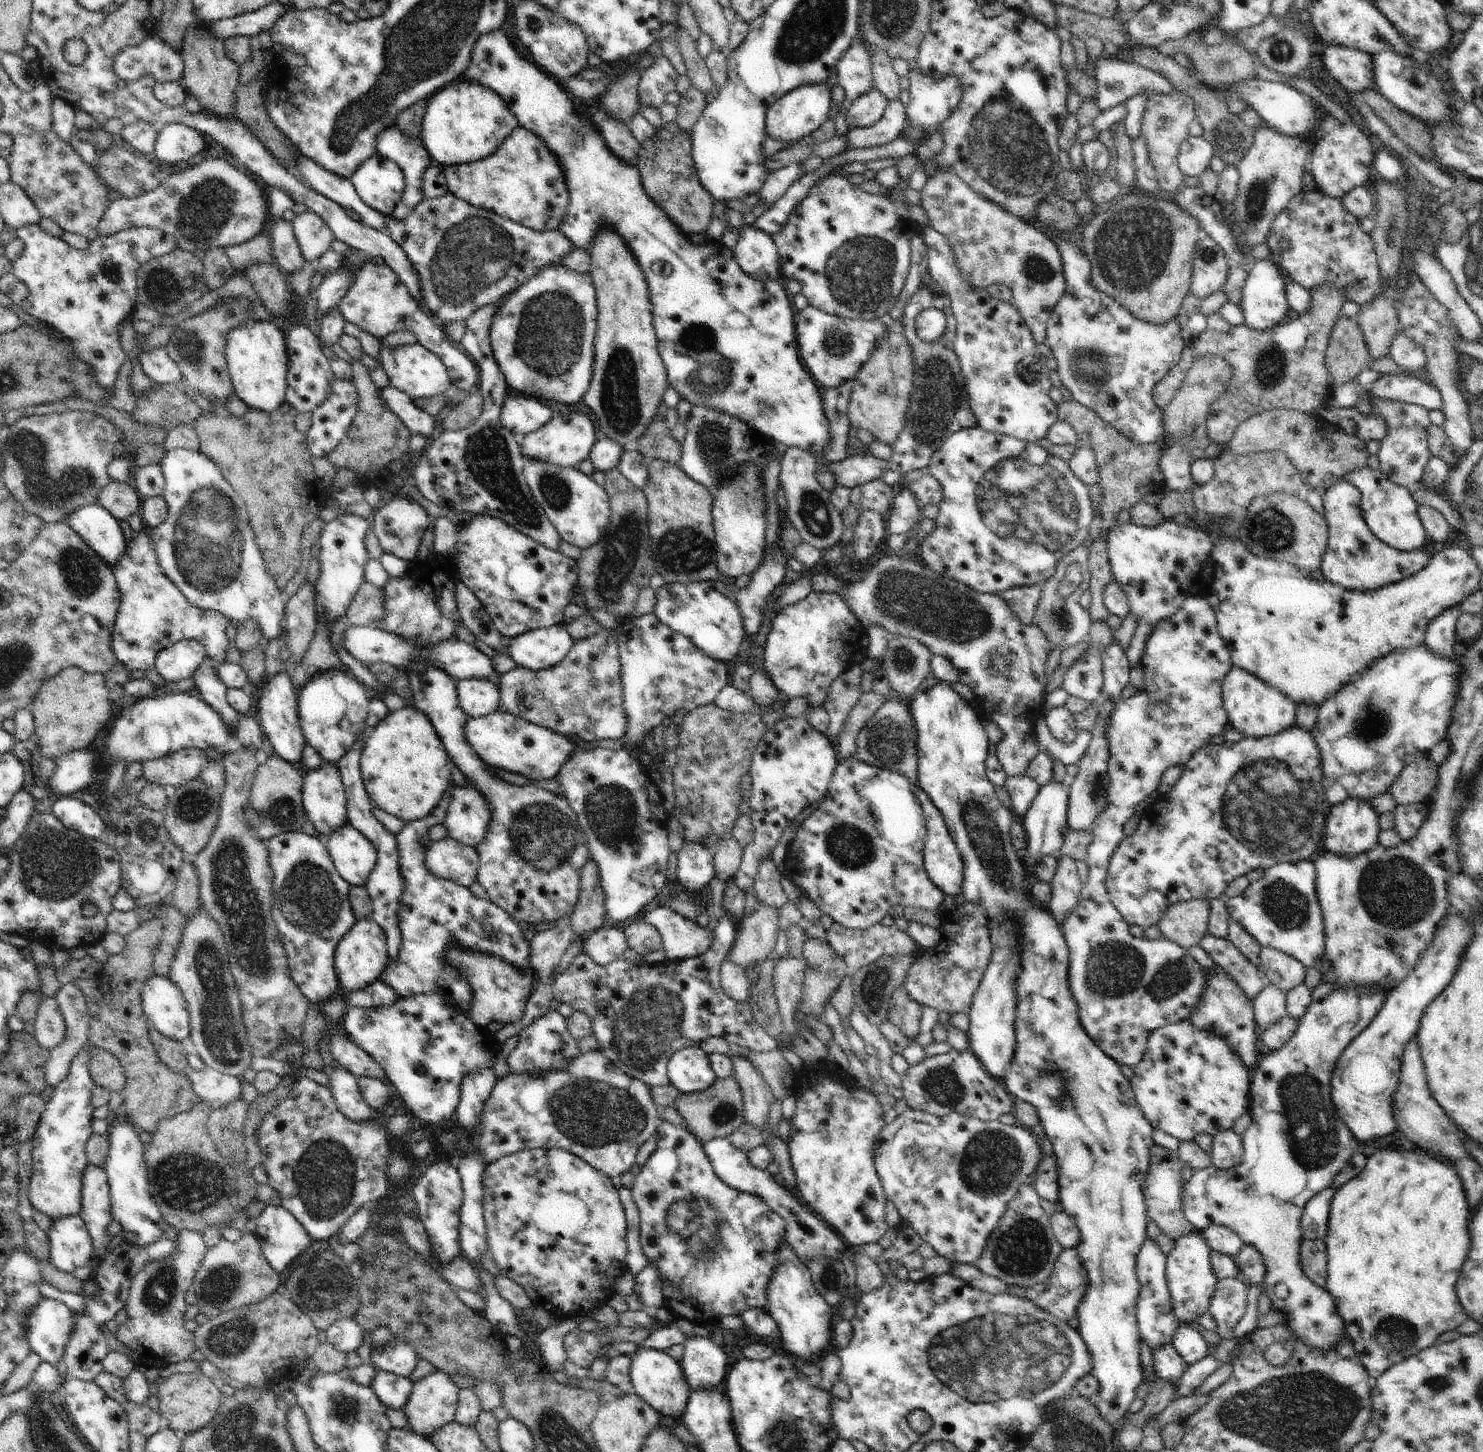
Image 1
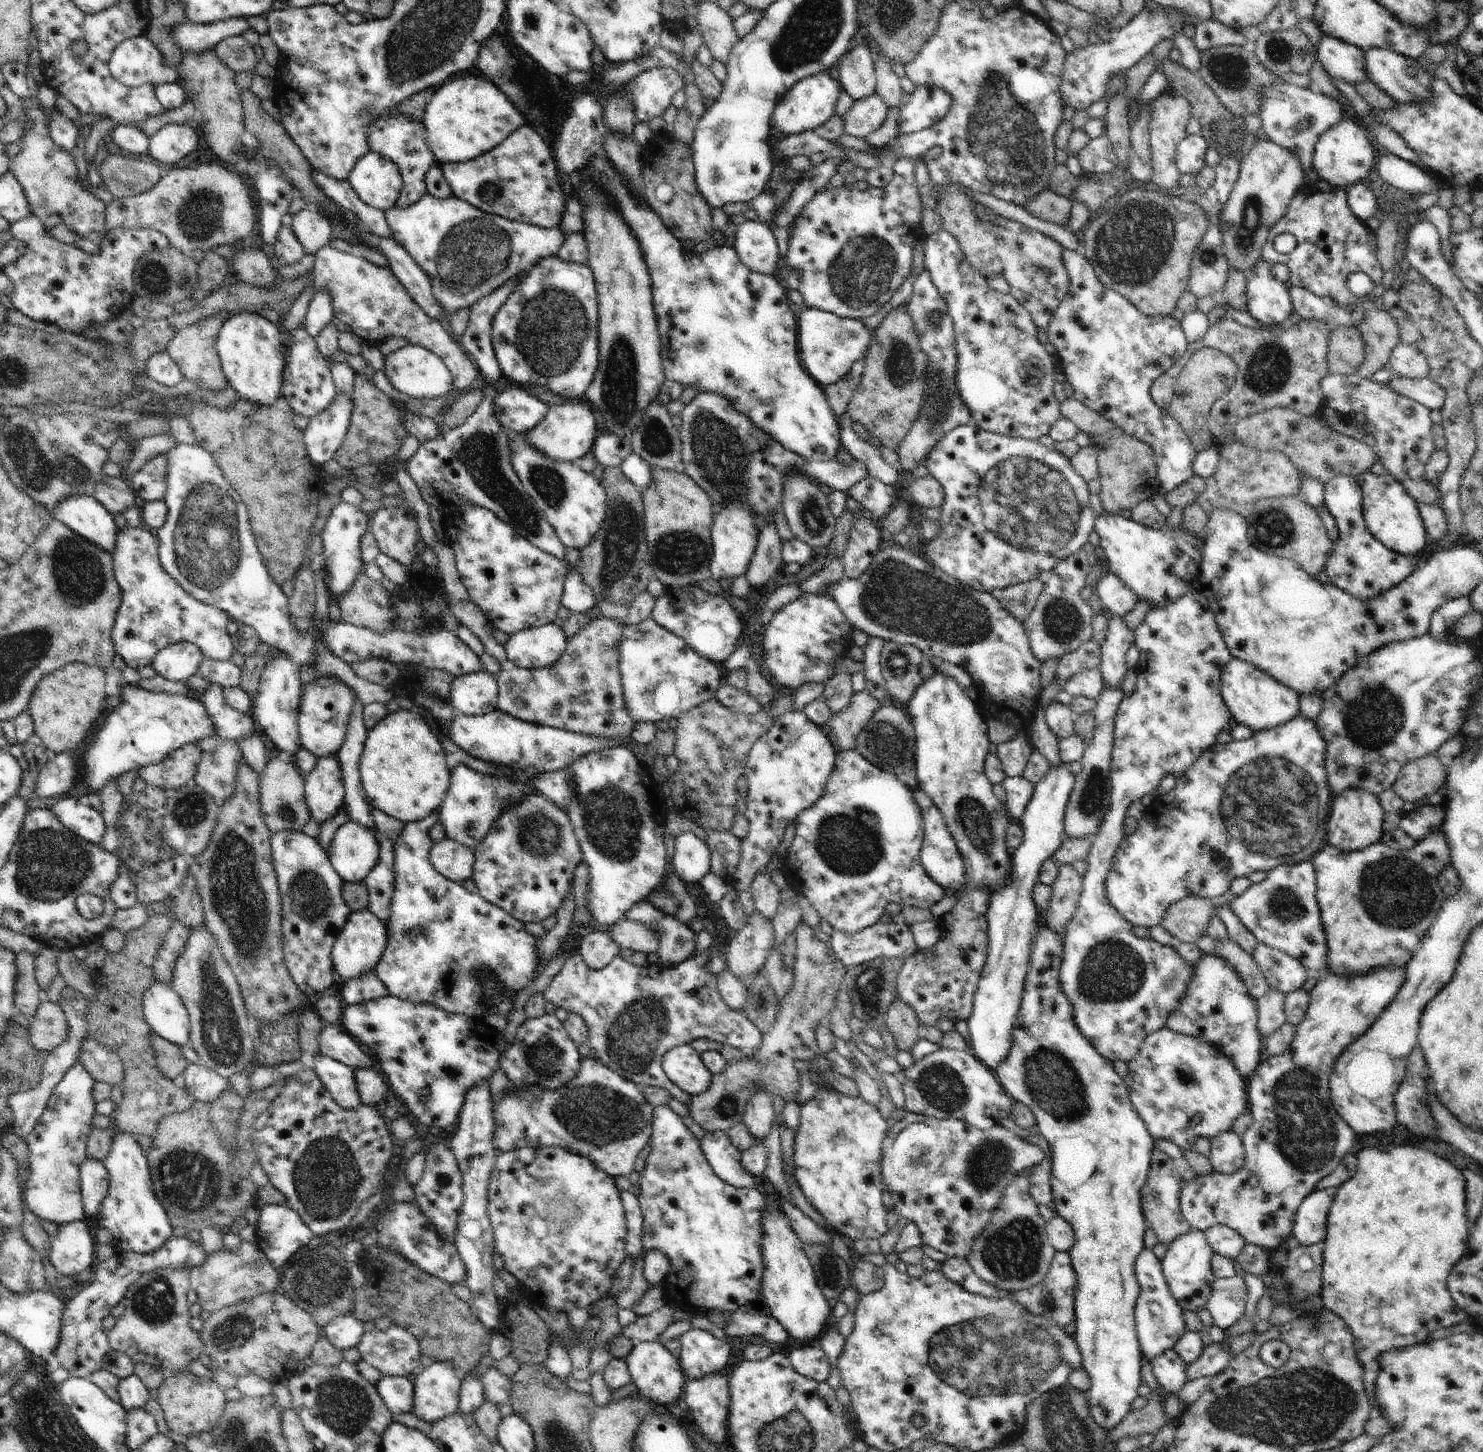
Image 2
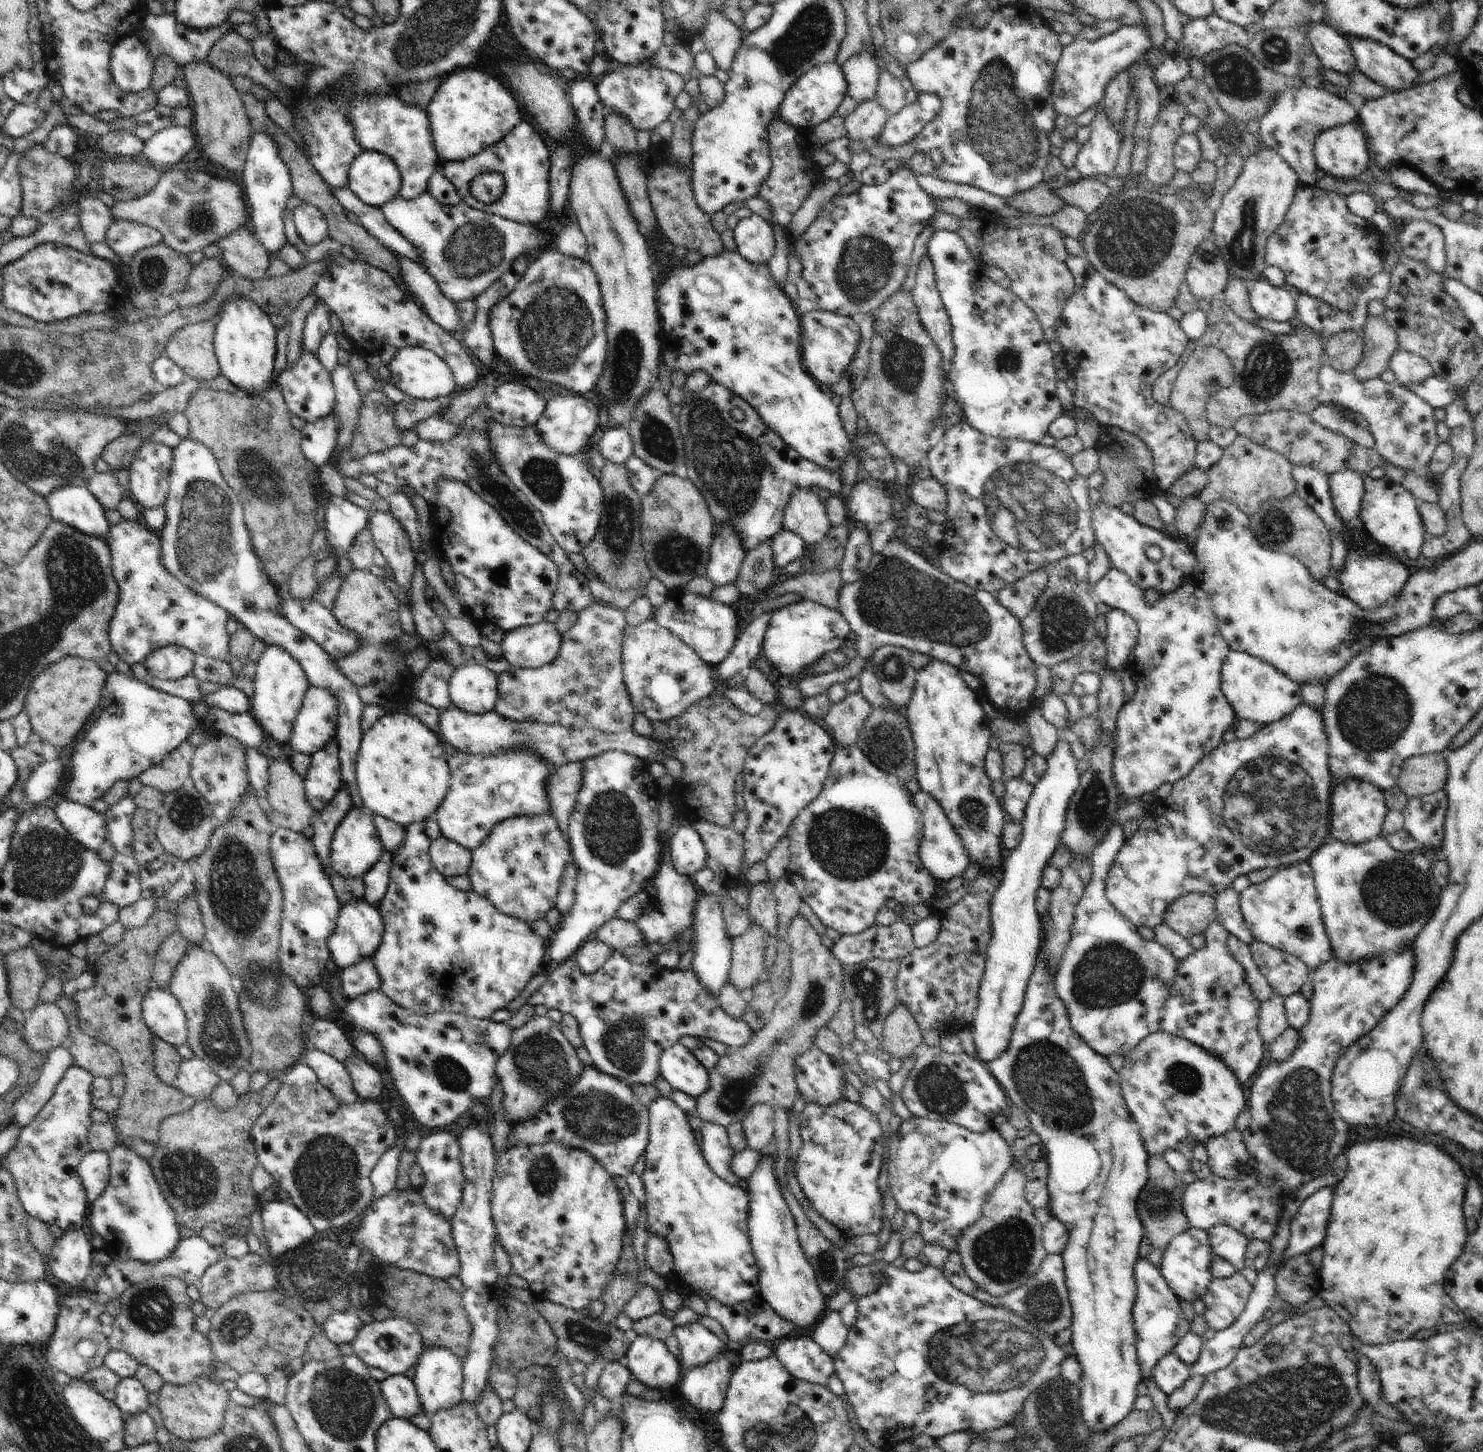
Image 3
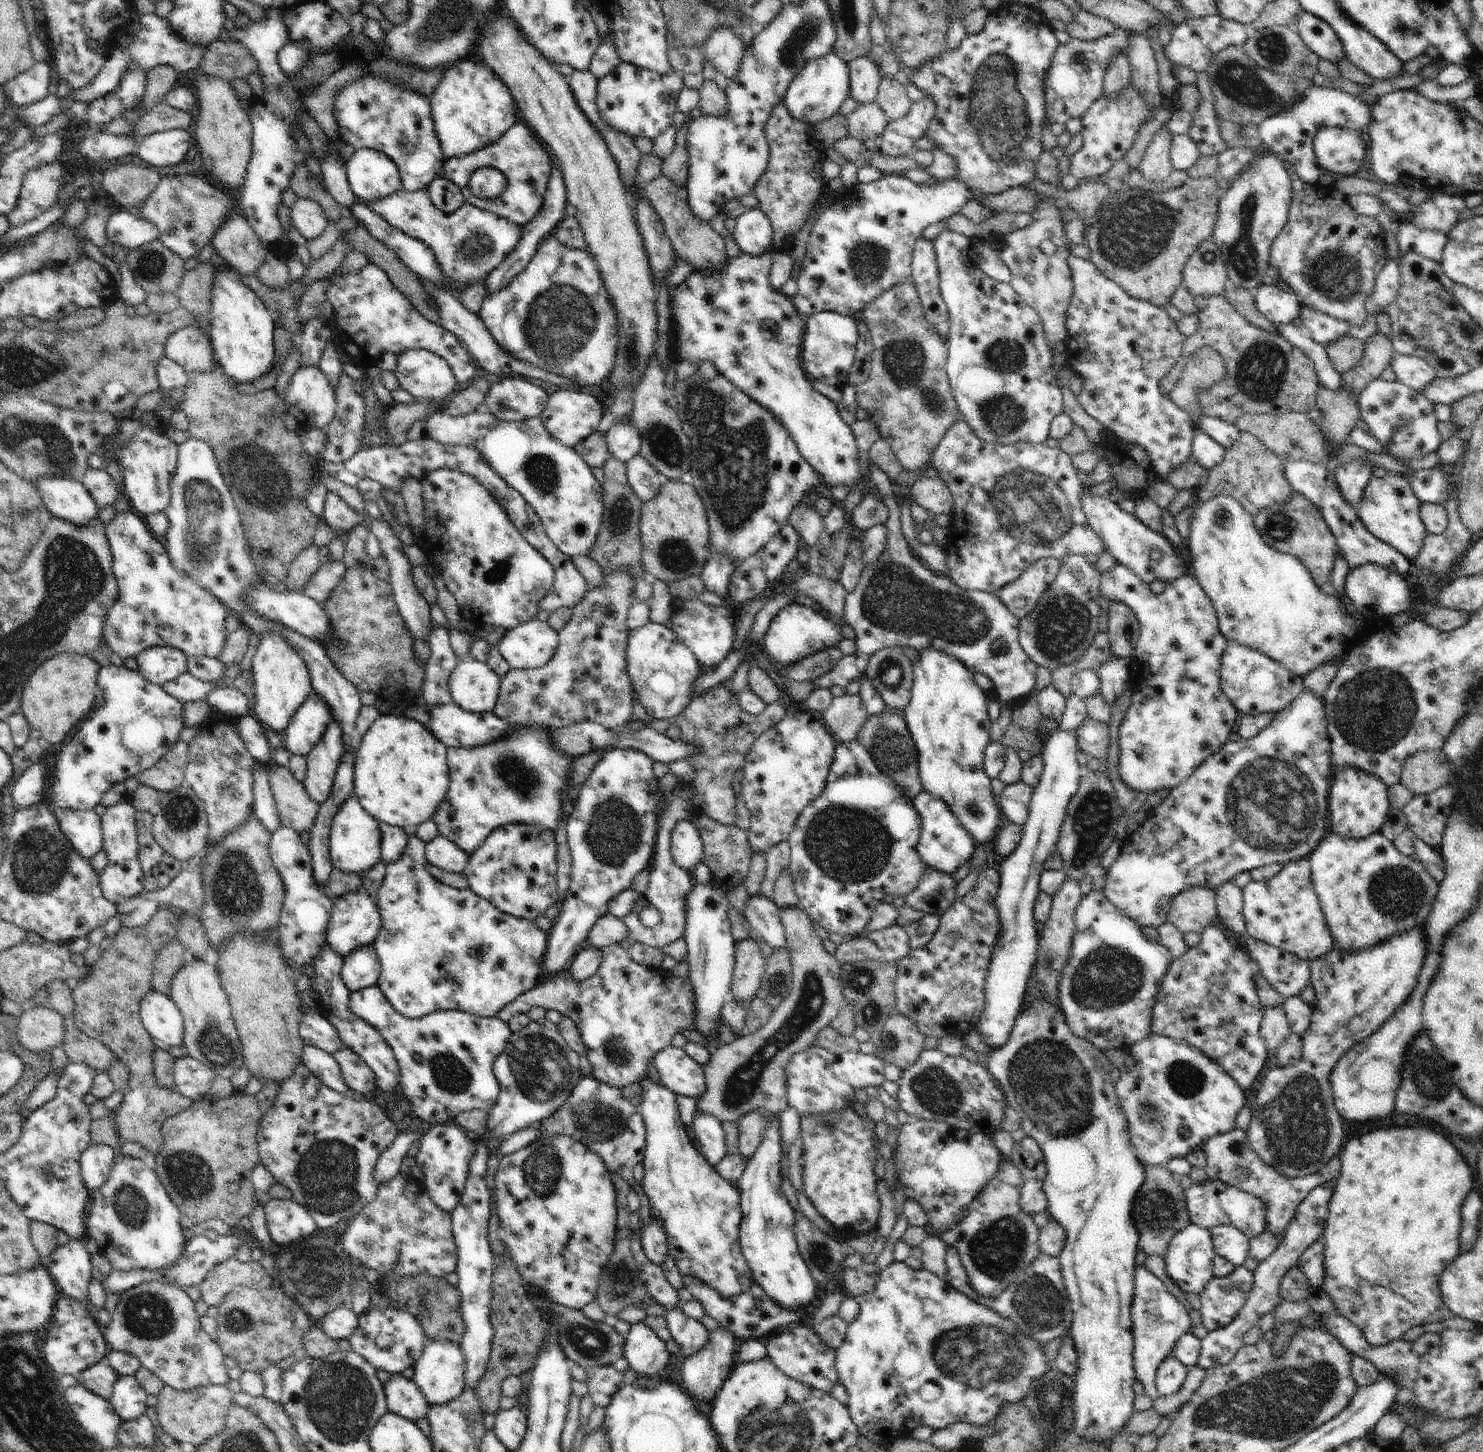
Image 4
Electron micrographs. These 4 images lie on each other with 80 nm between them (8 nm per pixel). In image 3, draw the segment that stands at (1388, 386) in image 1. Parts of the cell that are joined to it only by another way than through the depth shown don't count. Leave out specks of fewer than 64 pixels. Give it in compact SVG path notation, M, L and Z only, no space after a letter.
M1437 377L1422 380L1422 382L1414 382L1405 386L1408 390L1412 390L1424 402L1428 402L1432 408L1447 408L1455 400L1456 386L1450 384L1446 380Z

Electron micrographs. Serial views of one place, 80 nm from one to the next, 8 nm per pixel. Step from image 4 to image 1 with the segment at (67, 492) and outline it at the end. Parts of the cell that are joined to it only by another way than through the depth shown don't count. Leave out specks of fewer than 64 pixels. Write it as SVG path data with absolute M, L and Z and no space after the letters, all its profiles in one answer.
M86 504L66 518L66 524L86 542L106 564L116 566L126 552L126 538L120 522L100 504Z

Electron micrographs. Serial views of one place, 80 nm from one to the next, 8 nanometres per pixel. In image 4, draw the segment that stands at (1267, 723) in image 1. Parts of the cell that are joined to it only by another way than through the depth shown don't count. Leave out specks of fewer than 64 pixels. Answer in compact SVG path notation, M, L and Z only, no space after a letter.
M1228 641L1220 662L1220 682L1224 695L1234 704L1241 716L1276 715L1304 691L1303 677L1290 672L1284 664L1264 656L1264 652Z

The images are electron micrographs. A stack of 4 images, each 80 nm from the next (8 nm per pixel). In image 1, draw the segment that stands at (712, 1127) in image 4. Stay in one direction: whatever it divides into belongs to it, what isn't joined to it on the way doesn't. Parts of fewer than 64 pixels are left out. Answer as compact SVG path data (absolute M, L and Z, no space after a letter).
M712 1138L703 1143L703 1150L712 1164L713 1172L727 1186L736 1188L740 1192L748 1192L748 1194L760 1196L770 1210L786 1220L786 1242L792 1248L792 1252L796 1252L796 1256L800 1256L800 1260L806 1266L809 1266L810 1262L814 1258L818 1258L818 1256L840 1259L844 1252L851 1251L839 1235L818 1218L805 1204L798 1202L796 1196L788 1188L782 1186L777 1177L773 1177L767 1169L760 1170L756 1166L752 1166L748 1162L748 1158L746 1158L746 1153L735 1148L728 1138Z

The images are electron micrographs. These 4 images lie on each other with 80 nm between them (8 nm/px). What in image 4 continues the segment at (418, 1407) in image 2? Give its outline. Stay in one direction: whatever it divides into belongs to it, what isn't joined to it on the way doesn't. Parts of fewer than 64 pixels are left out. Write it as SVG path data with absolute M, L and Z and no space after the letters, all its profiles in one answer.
M434 1340L424 1348L422 1355L413 1365L413 1382L417 1388L426 1396L428 1405L448 1404L450 1400L456 1400L465 1386L466 1356L462 1348L452 1344L448 1340Z

